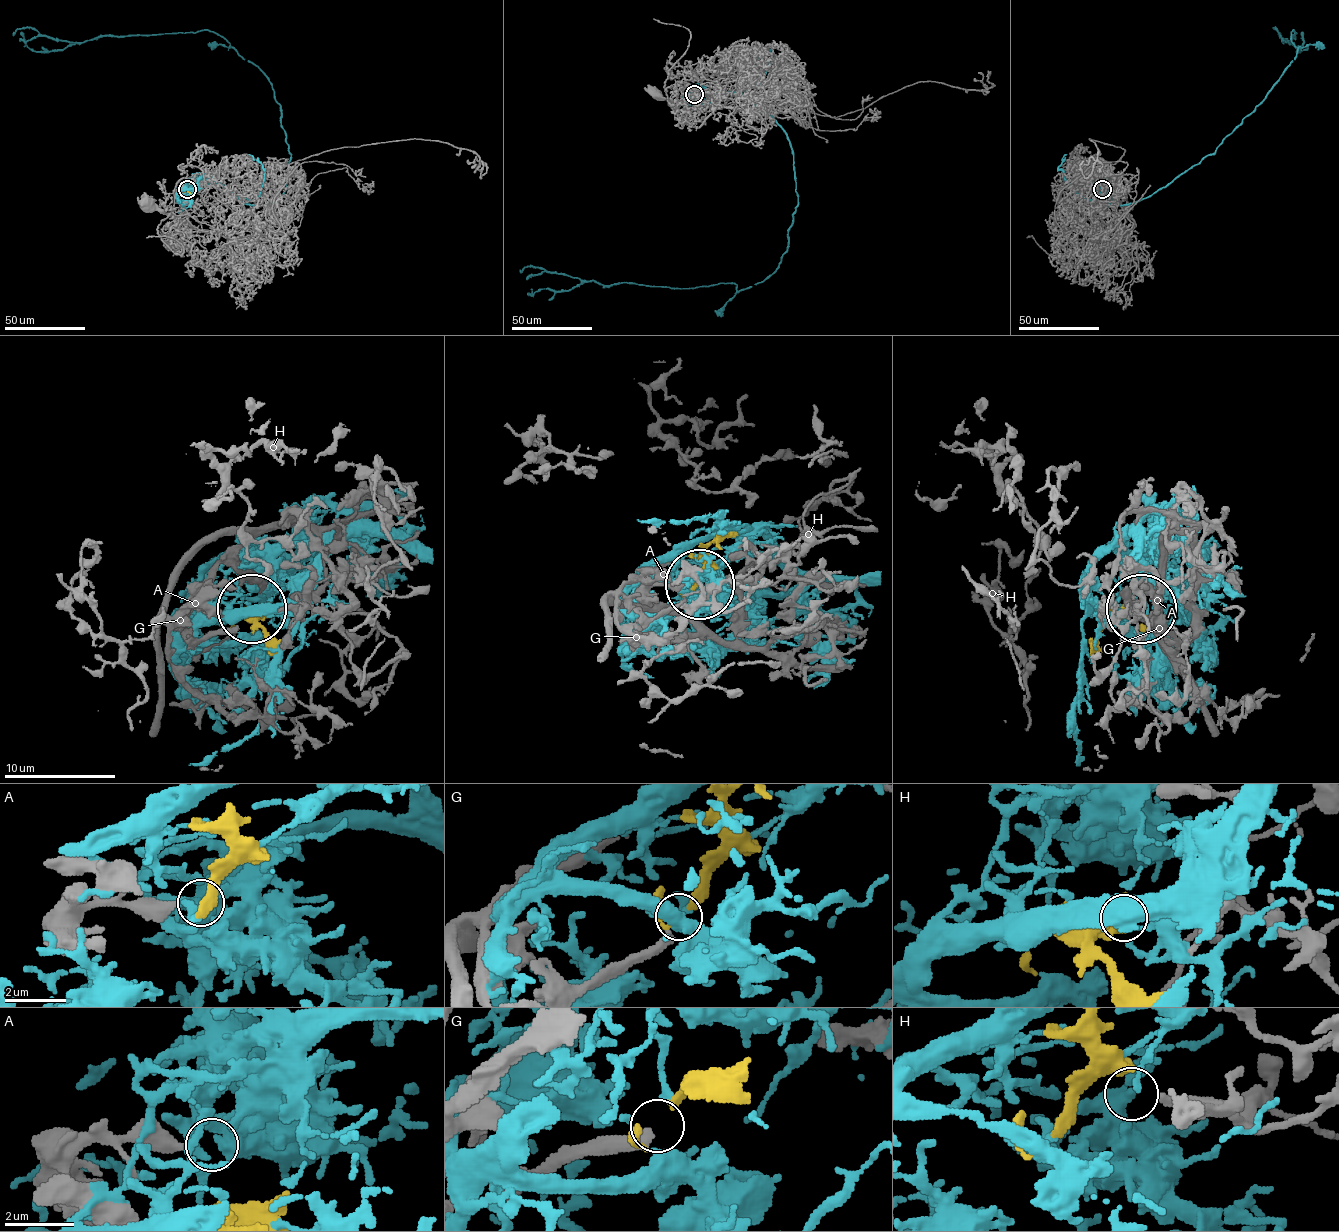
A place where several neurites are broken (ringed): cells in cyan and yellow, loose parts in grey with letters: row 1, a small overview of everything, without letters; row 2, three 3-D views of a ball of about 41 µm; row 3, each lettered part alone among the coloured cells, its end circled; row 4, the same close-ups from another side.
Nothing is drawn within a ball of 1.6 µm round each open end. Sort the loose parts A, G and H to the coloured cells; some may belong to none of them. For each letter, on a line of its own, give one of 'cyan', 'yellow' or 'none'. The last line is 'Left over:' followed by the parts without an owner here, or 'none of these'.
A: none
G: yellow
H: none
Left over: A, H

